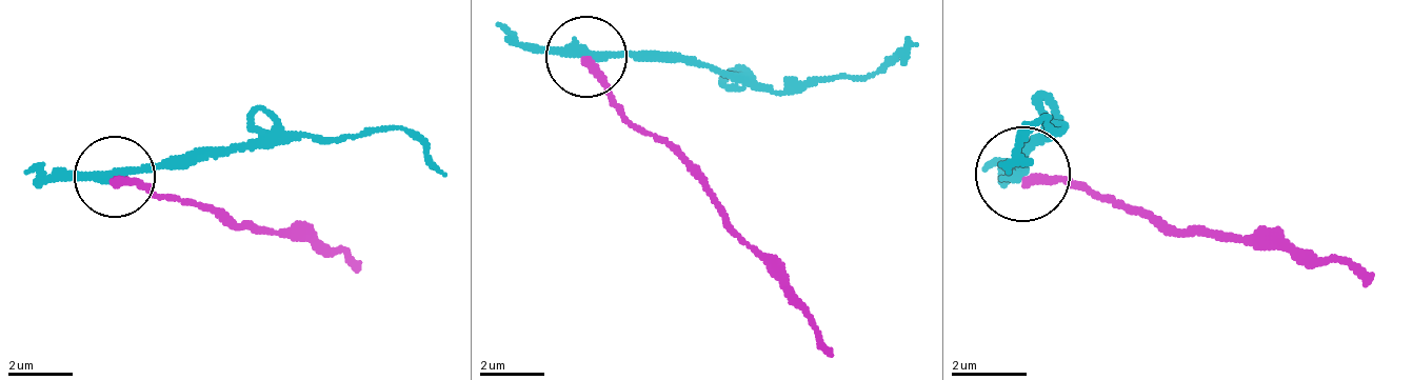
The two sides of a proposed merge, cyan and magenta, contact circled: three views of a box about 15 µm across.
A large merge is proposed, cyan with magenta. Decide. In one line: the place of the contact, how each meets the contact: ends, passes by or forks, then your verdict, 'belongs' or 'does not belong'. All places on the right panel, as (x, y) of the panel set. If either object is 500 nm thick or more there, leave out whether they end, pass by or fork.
at (1022, 174); cyan passes by; magenta ends there; does not belong

